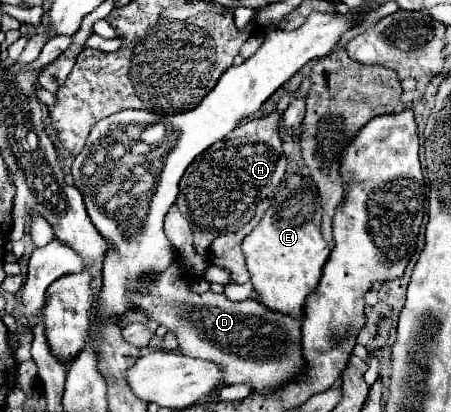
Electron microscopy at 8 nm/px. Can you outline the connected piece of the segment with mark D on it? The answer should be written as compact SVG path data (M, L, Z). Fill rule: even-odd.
M171 265L163 273L143 277L139 289L131 295L131 303L173 331L181 353L217 363L223 369L223 383L227 385L251 383L253 391L269 393L275 385L281 385L287 377L303 369L299 321L273 313L255 299L235 303L213 291L195 295L189 291L189 281L177 265Z

